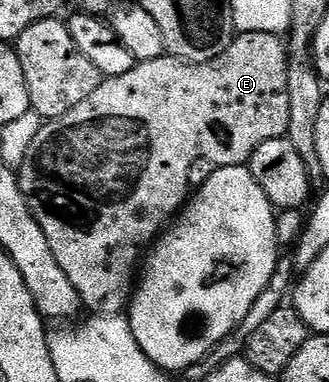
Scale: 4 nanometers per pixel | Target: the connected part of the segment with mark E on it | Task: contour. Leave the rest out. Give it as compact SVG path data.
M247 32L246 34L238 33L227 48L227 52L215 56L215 60L184 62L182 58L166 56L138 62L137 66L131 68L131 72L126 72L124 76L104 79L99 84L99 88L95 88L95 92L91 92L87 100L79 100L79 104L71 108L71 112L58 118L48 119L42 125L39 136L35 136L35 140L31 140L31 148L27 148L23 164L19 167L17 182L21 185L21 191L35 220L39 220L39 228L43 228L43 236L47 236L47 244L51 244L51 252L55 252L55 260L59 260L59 268L67 272L67 280L71 280L73 287L81 293L81 300L86 311L89 310L94 315L121 314L128 307L133 297L135 279L138 277L139 263L143 255L152 247L166 223L186 205L186 174L195 160L202 158L209 160L213 162L214 167L244 166L255 152L255 148L259 148L259 144L264 144L266 140L286 137L290 119L286 47L286 43L276 34Z

